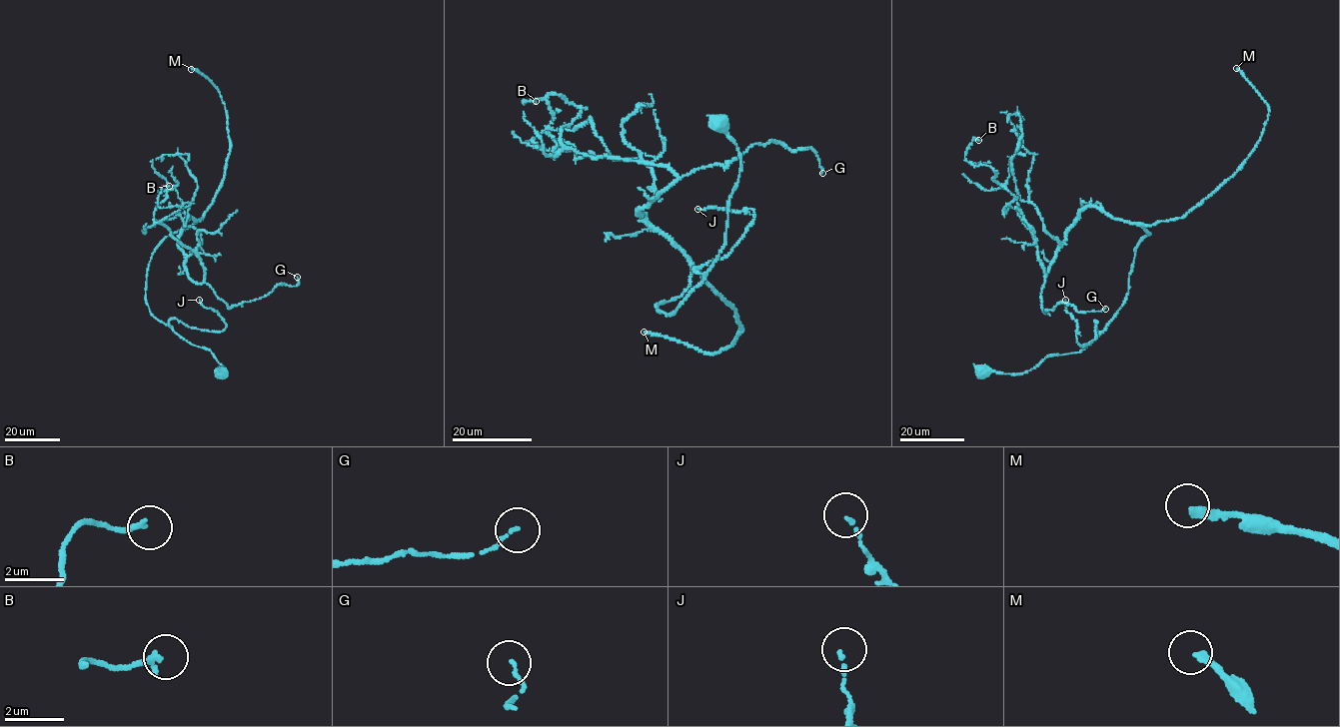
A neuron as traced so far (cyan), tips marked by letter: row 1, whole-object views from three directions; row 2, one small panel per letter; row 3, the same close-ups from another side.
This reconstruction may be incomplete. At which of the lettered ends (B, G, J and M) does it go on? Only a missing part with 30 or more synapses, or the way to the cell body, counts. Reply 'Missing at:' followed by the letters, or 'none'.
Missing at: M

